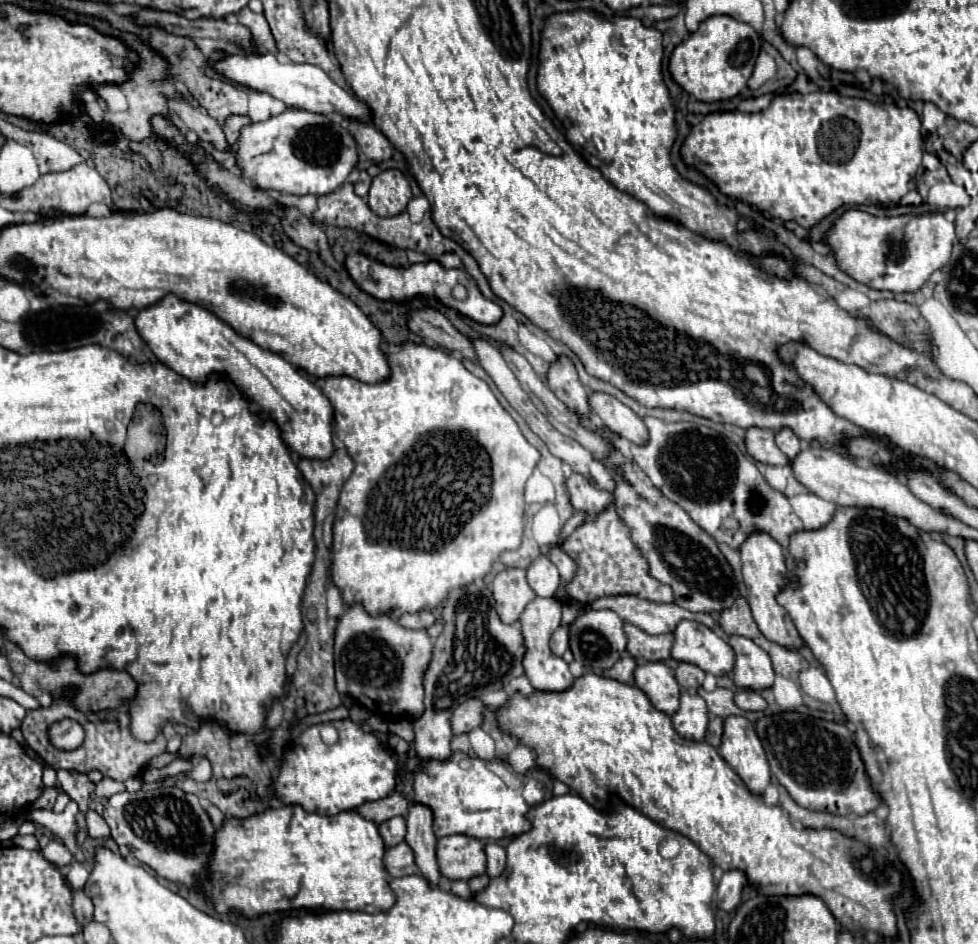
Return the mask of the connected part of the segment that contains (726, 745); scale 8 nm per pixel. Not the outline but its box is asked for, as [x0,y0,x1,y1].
[720,716,770,794]

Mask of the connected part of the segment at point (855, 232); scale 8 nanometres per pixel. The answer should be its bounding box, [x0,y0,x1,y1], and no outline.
[826,210,956,292]

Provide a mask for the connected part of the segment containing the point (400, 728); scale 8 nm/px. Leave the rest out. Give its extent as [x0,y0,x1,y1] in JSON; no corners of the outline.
[388,718,414,744]

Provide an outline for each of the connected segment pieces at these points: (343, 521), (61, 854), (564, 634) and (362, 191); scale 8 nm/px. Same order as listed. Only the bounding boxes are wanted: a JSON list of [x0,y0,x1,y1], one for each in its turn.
[[322,342,540,618],[42,840,72,868],[550,624,568,656],[354,170,372,198]]

